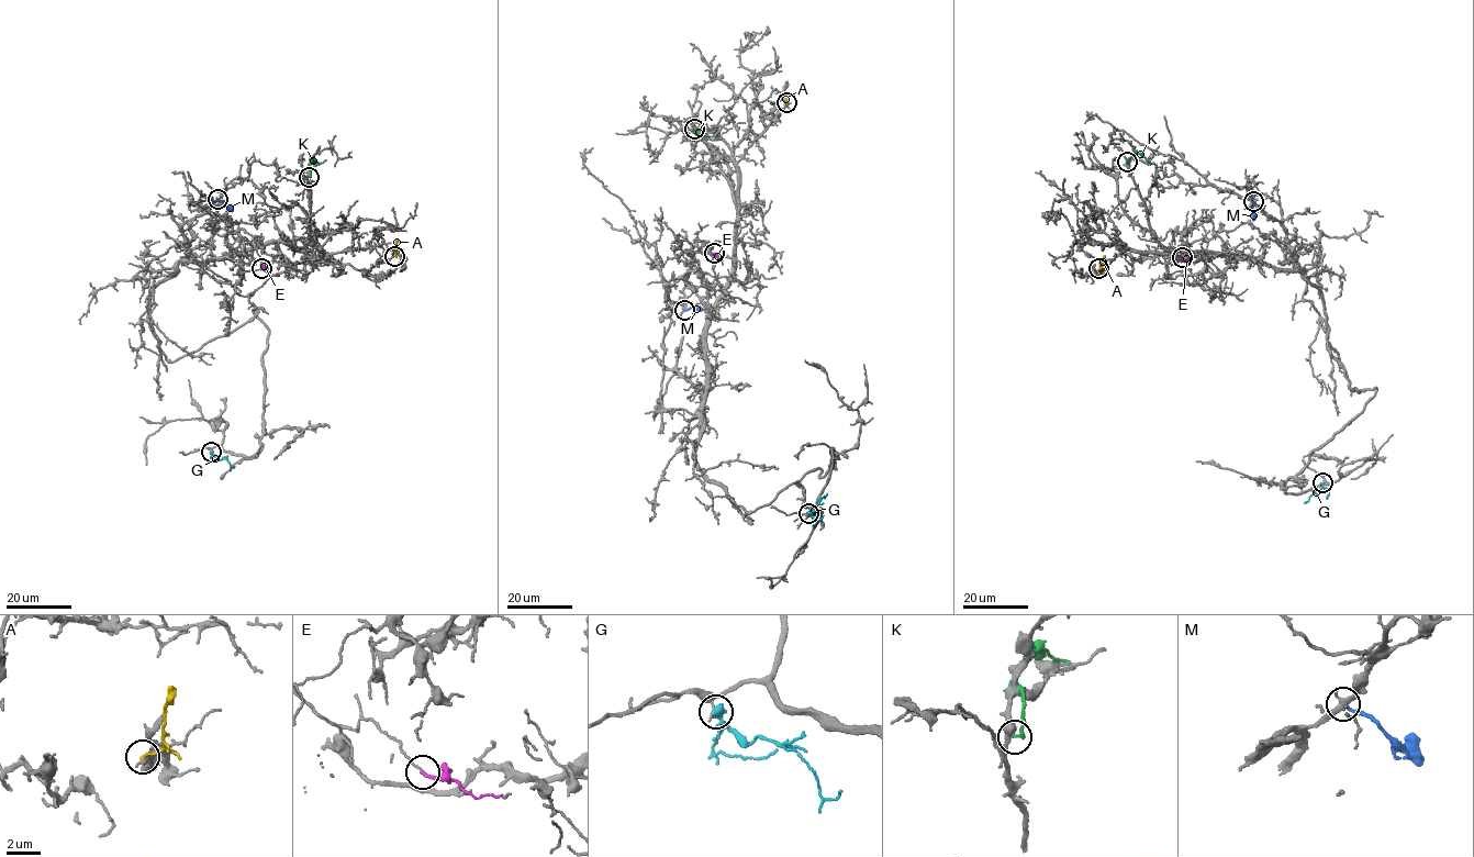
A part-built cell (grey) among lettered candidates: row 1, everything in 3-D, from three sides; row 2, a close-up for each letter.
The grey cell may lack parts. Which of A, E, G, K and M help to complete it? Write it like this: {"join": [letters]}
{"join": []}

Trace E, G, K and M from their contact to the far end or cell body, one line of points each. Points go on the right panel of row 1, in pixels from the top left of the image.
E: (1181, 257), (1196, 262)
G: (1321, 482), (1319, 490), (1305, 501)
K: (1127, 162), (1136, 153), (1148, 163)
M: (1253, 201), (1252, 220)

